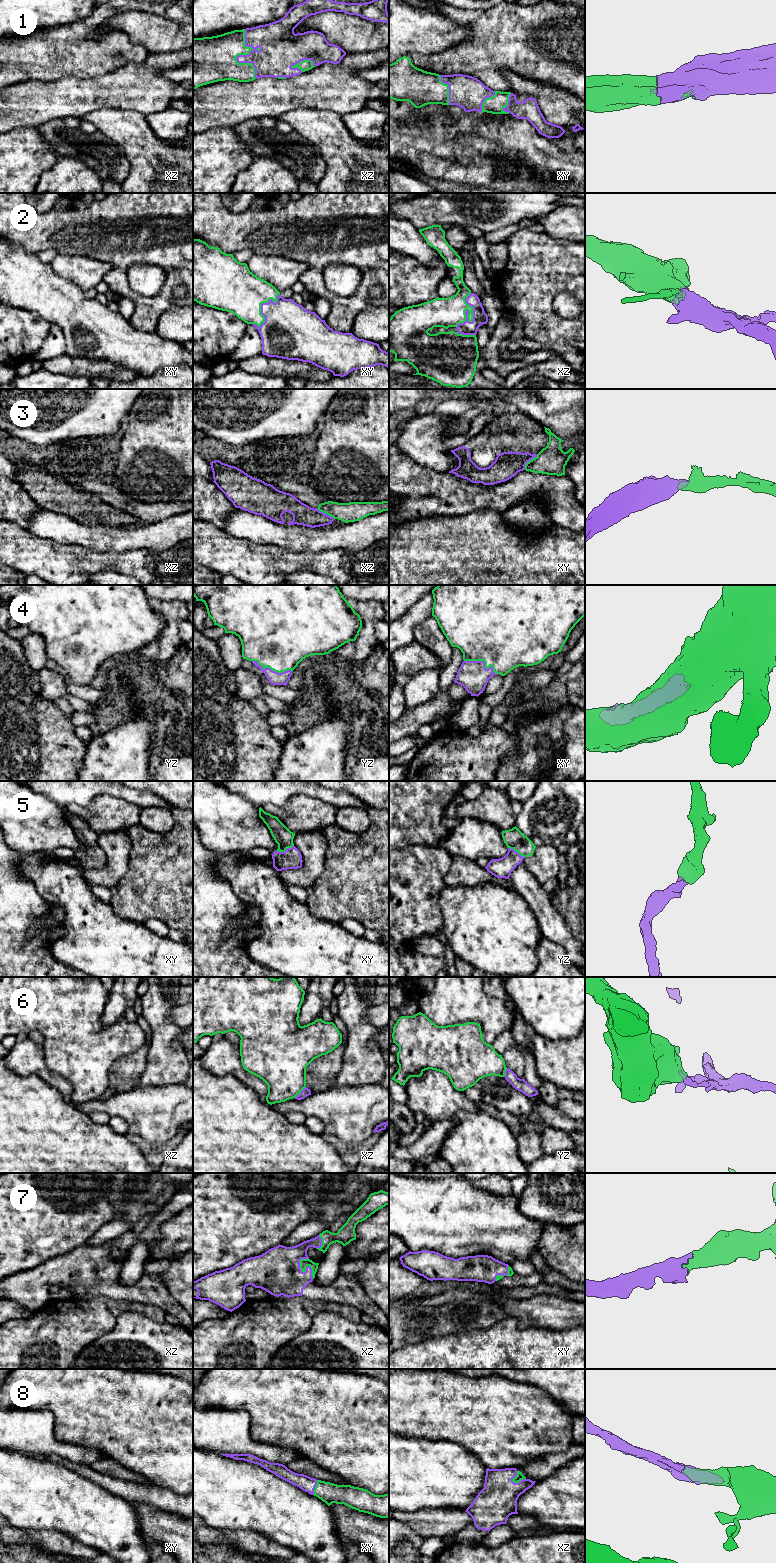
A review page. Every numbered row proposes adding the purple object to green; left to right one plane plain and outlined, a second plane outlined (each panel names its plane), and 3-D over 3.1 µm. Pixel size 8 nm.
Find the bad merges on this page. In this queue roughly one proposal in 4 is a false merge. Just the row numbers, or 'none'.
3, 6

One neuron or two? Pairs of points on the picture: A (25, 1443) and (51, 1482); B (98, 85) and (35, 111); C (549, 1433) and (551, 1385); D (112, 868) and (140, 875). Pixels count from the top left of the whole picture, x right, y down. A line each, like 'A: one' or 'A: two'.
A: two
B: one
C: two
D: two

